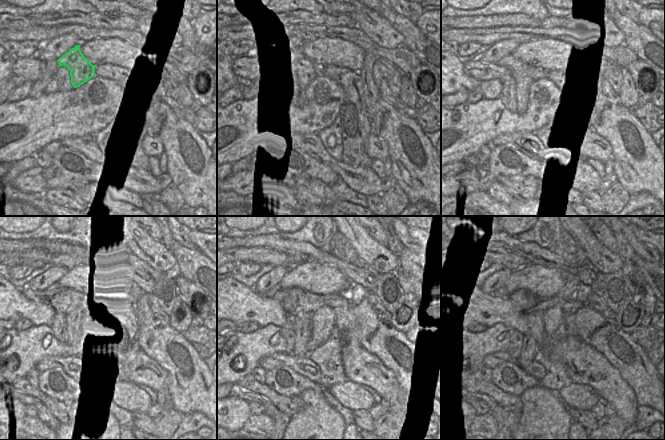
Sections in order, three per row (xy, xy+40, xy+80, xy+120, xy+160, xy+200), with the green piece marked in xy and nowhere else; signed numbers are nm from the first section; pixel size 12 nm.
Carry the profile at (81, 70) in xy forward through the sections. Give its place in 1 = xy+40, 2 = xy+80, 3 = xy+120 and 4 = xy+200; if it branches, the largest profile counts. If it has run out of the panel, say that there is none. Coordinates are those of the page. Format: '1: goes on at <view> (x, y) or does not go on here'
1: goes on at xy+40 (303, 70)
2: goes on at xy+80 (524, 75)
3: goes on at xy+120 (75, 318)
4: goes on at xy+200 (529, 348)

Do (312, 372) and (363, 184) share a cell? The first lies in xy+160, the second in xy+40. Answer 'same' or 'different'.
same

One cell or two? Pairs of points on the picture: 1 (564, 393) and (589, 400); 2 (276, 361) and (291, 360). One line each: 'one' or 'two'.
1: one
2: one

